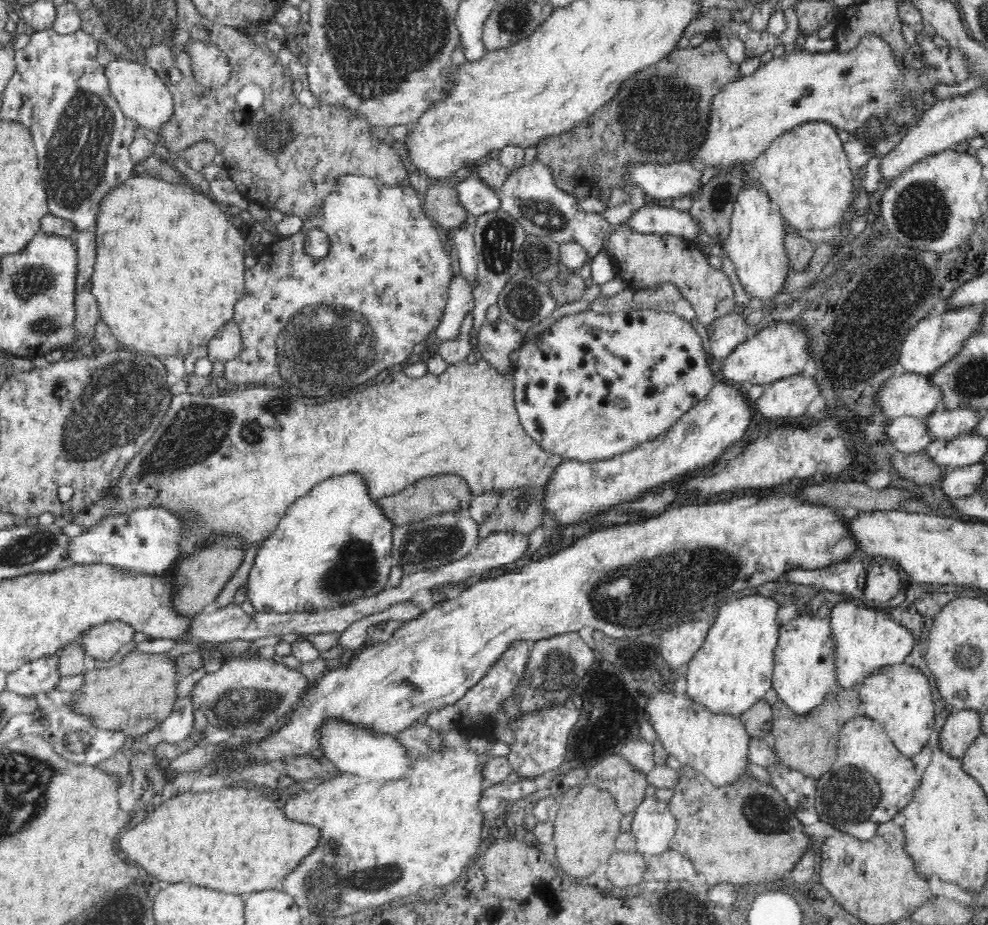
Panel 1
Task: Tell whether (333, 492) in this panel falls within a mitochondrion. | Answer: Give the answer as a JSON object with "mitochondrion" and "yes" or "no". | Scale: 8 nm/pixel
{"mitochondrion":"no"}

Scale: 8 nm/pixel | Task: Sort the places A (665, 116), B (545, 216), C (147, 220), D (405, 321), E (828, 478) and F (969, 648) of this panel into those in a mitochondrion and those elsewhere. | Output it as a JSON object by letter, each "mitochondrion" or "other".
{"A":"mitochondrion","B":"mitochondrion","C":"other","D":"other","E":"other","F":"mitochondrion"}

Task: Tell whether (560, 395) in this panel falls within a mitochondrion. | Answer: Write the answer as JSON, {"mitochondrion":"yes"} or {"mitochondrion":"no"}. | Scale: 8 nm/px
{"mitochondrion":"no"}

